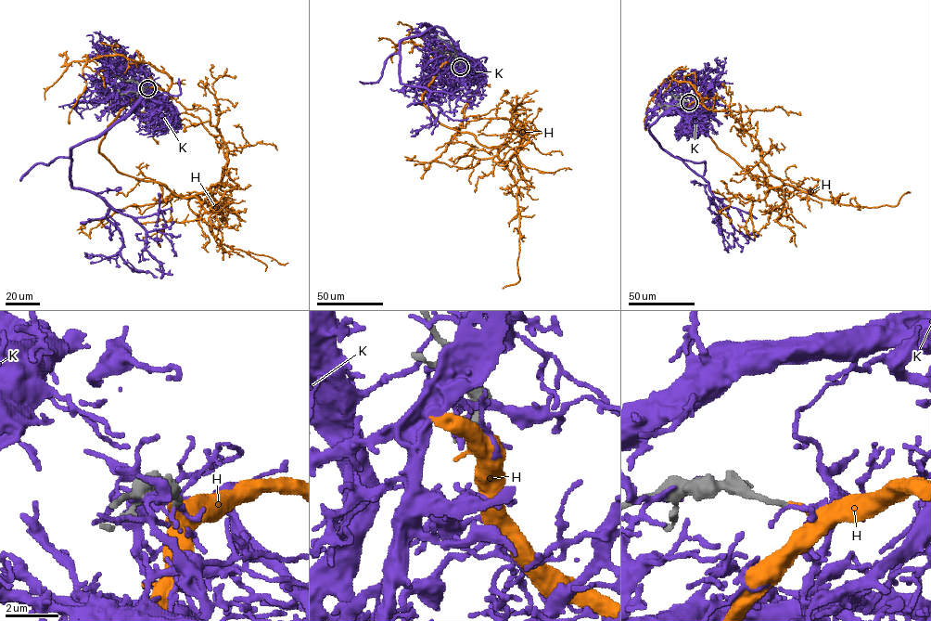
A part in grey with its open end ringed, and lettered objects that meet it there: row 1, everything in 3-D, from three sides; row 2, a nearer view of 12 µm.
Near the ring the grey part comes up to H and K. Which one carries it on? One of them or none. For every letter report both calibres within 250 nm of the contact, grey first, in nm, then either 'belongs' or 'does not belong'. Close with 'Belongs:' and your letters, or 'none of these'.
H: calibres 200 and 200 nm; belongs
K: calibres 200 and 180 nm; does not belong
Belongs: H

